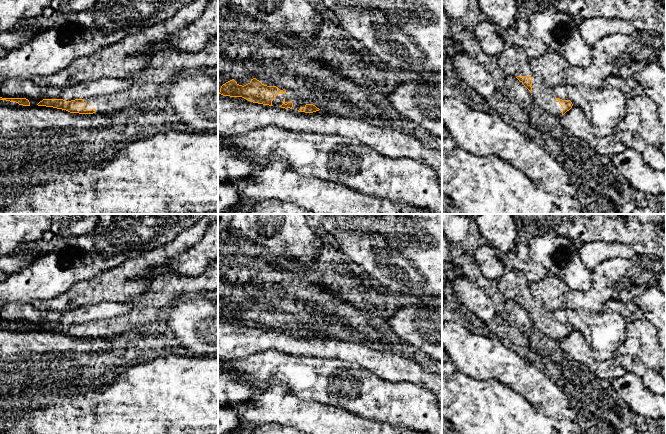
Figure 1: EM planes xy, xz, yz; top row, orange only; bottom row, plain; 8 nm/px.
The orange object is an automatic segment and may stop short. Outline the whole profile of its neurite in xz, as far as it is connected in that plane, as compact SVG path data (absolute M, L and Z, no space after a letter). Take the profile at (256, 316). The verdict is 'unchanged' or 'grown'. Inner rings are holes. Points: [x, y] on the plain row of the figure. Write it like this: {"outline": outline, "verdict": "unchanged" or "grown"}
{"outline": "M256 302L251 303L244 310L239 309L232 303L221 310L218 318L230 321L242 321L253 327L279 330L285 333L290 332L298 336L313 337L320 334L315 329L298 323L292 314L267 310Z", "verdict": "grown"}

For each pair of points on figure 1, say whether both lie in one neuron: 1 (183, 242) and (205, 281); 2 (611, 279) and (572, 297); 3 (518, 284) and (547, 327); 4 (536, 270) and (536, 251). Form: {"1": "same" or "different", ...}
{"1": "different", "2": "same", "3": "same", "4": "different"}

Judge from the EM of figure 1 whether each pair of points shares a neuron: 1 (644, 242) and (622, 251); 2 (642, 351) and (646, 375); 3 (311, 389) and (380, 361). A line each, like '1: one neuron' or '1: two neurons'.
1: two neurons
2: two neurons
3: two neurons

